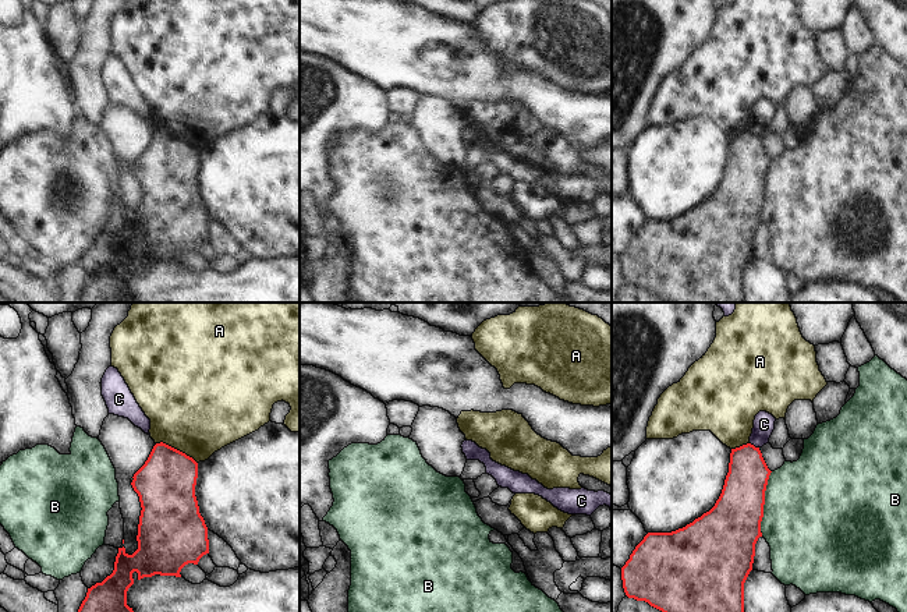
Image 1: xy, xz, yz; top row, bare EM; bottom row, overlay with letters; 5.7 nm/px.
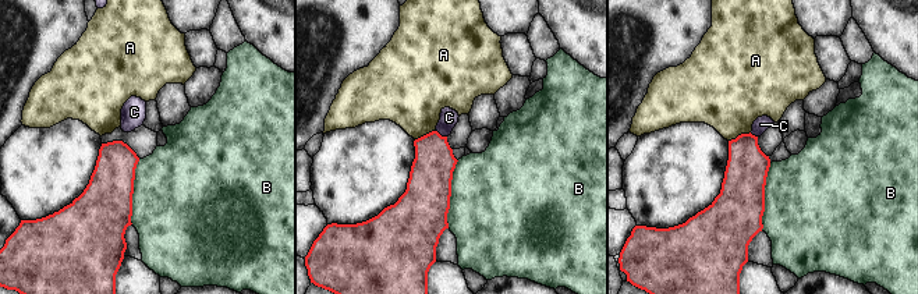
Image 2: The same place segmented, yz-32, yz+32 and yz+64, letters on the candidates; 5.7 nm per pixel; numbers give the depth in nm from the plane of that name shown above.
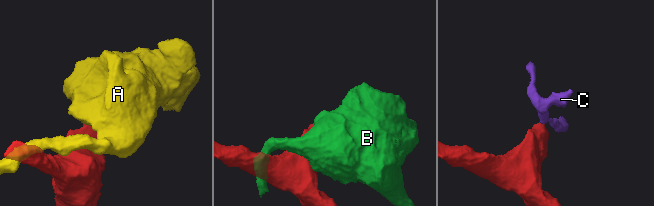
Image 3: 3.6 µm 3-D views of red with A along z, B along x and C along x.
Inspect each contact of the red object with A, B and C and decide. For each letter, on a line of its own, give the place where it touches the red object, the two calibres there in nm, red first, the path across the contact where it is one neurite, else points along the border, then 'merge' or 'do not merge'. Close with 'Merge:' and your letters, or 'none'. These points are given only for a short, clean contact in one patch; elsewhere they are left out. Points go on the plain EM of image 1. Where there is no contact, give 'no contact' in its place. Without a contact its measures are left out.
A: contact xy (176, 137); calibres 340 and 500 nm; do not merge
B: contact yz (764, 191); calibres 320 and 500 nm; do not merge
C: contact yz (753, 133); calibres 240 and 130 nm; border yz (750, 130), (758, 135); do not merge
Merge: none

